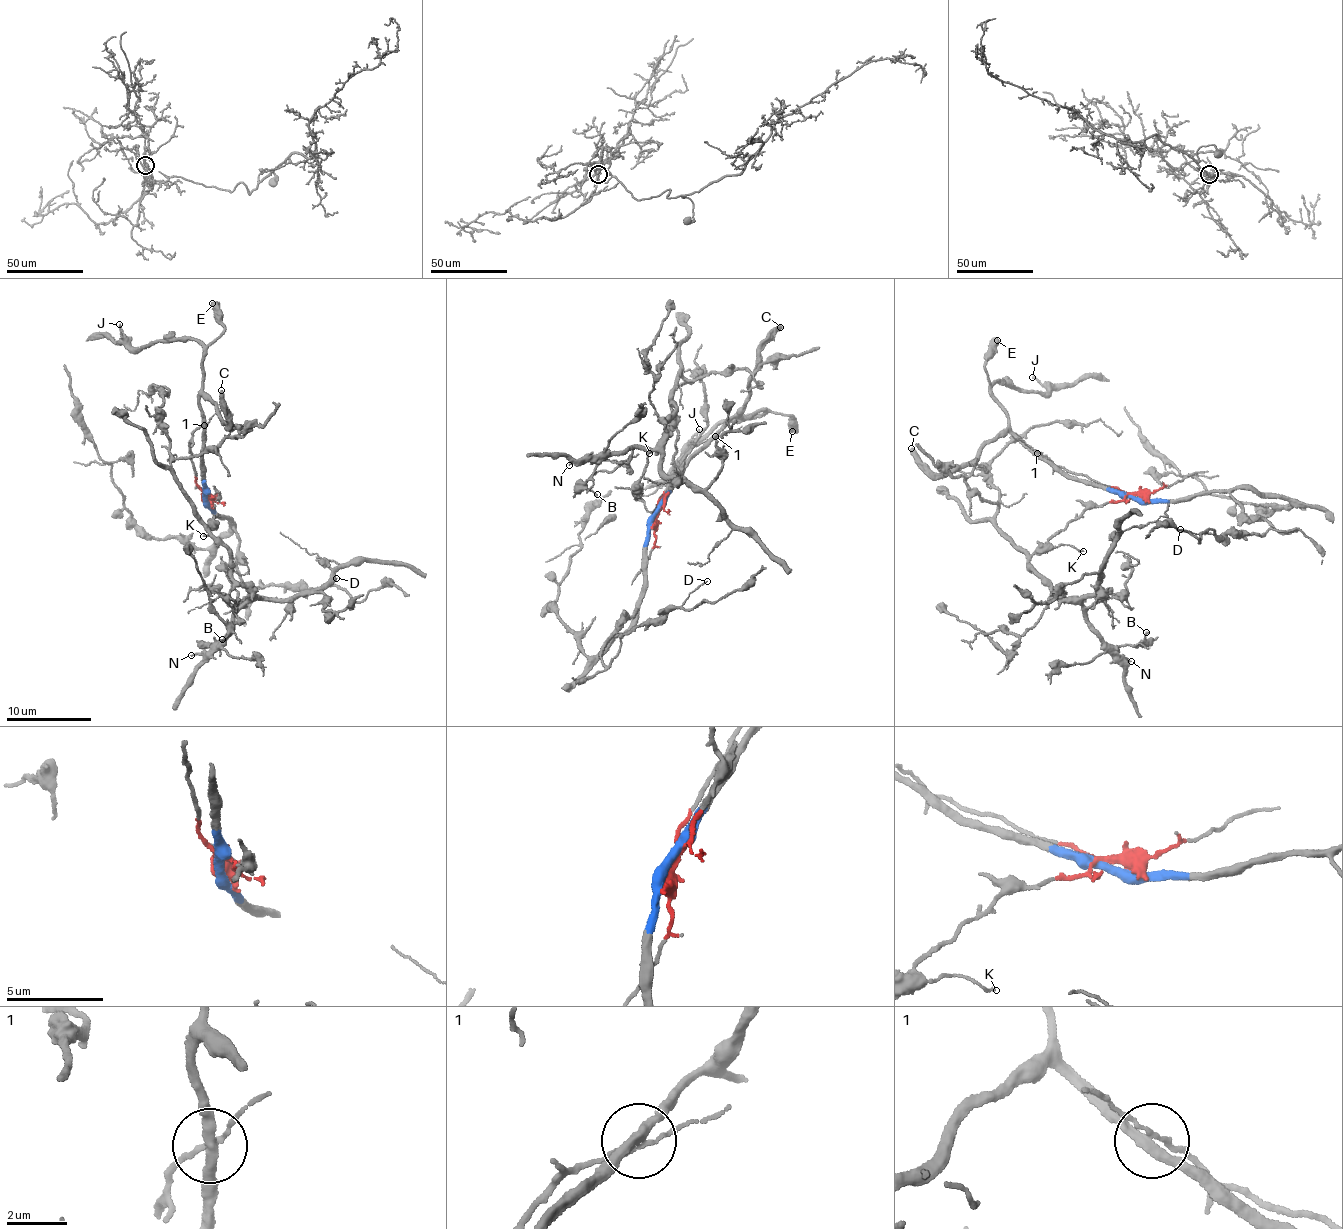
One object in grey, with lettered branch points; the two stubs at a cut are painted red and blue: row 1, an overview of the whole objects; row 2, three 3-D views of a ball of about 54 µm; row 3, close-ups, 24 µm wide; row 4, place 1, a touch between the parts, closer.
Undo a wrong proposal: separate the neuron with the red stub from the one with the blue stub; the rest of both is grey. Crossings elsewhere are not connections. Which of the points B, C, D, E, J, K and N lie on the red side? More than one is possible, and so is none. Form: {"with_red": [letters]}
{"with_red": ["B", "K", "N"]}

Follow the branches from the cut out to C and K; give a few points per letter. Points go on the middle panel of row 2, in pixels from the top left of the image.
C: (655, 517), (655, 509), (693, 452), (710, 439), (727, 420), (742, 413), (759, 350), (780, 328)
K: (655, 517), (673, 482), (676, 469), (672, 458), (678, 433), (676, 425), (650, 454)

